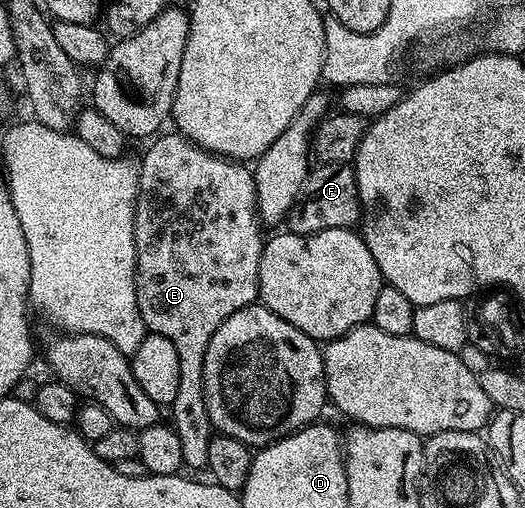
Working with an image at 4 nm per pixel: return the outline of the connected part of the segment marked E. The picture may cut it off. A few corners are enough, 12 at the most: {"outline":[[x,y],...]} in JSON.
{"outline":[[160,134],[138,164],[137,304],[179,356],[185,467],[203,357],[258,302],[252,170]]}

